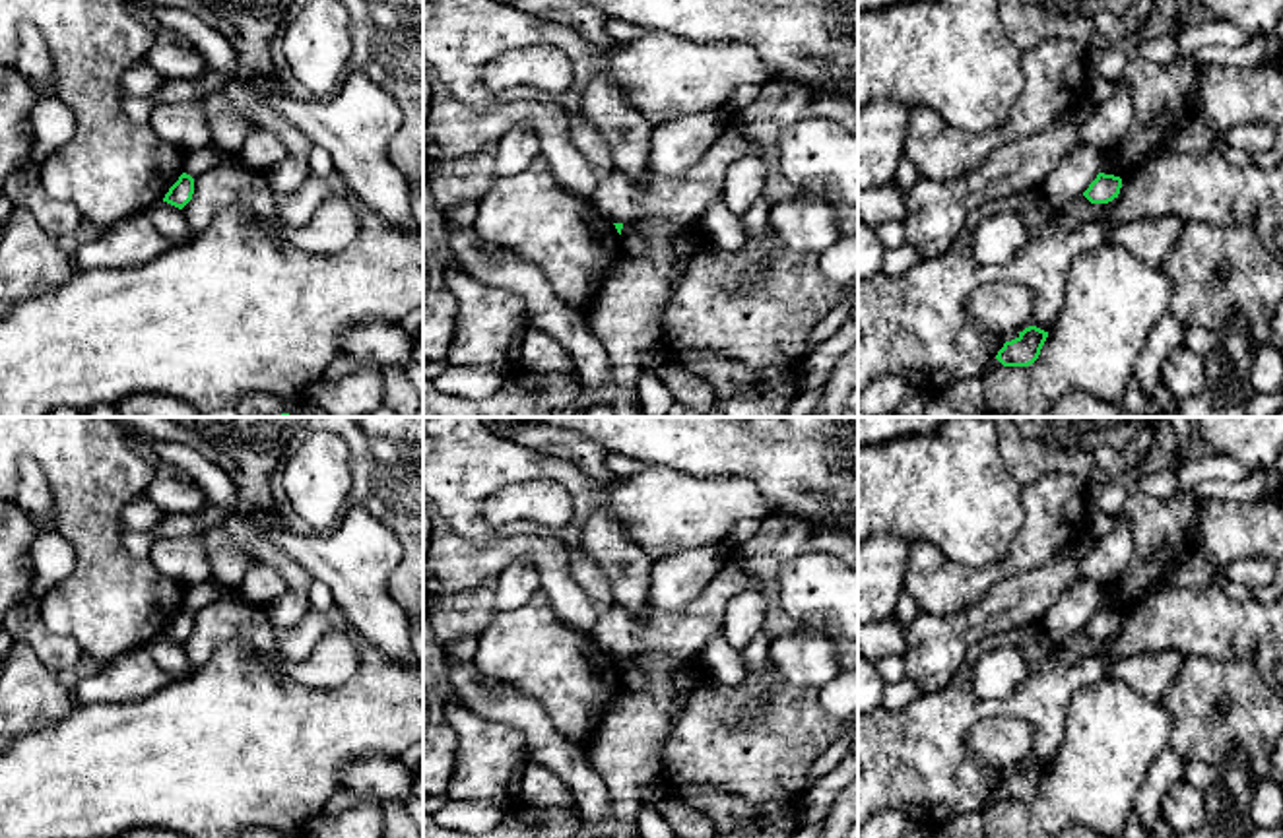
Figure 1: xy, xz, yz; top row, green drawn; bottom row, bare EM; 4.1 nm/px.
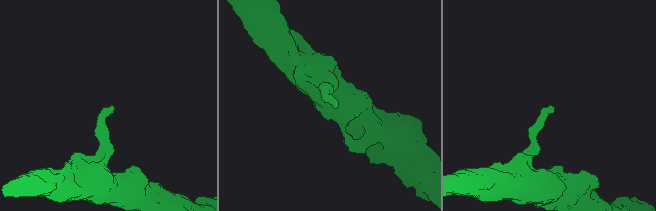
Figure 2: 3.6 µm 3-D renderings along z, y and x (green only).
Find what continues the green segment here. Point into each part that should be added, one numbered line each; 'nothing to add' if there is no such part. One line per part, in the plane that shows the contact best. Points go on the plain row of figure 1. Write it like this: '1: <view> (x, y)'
nothing to add

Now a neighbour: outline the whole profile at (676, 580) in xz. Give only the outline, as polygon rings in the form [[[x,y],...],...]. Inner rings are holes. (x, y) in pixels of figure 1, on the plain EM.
[[[718,543],[654,561],[648,590],[650,609],[683,611],[722,570],[728,555],[728,547]]]

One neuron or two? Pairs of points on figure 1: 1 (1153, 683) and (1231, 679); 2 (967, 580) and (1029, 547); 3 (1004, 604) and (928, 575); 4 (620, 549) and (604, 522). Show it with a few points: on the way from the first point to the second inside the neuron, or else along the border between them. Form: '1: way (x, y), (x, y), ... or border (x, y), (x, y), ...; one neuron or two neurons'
1: border (1186, 656), (1177, 679), (1159, 701); two neurons
2: way (983, 579), (1014, 563); one neuron
3: border (1021, 571), (998, 580), (977, 602), (942, 617); two neurons
4: way (614, 544), (604, 534), (604, 528); one neuron

